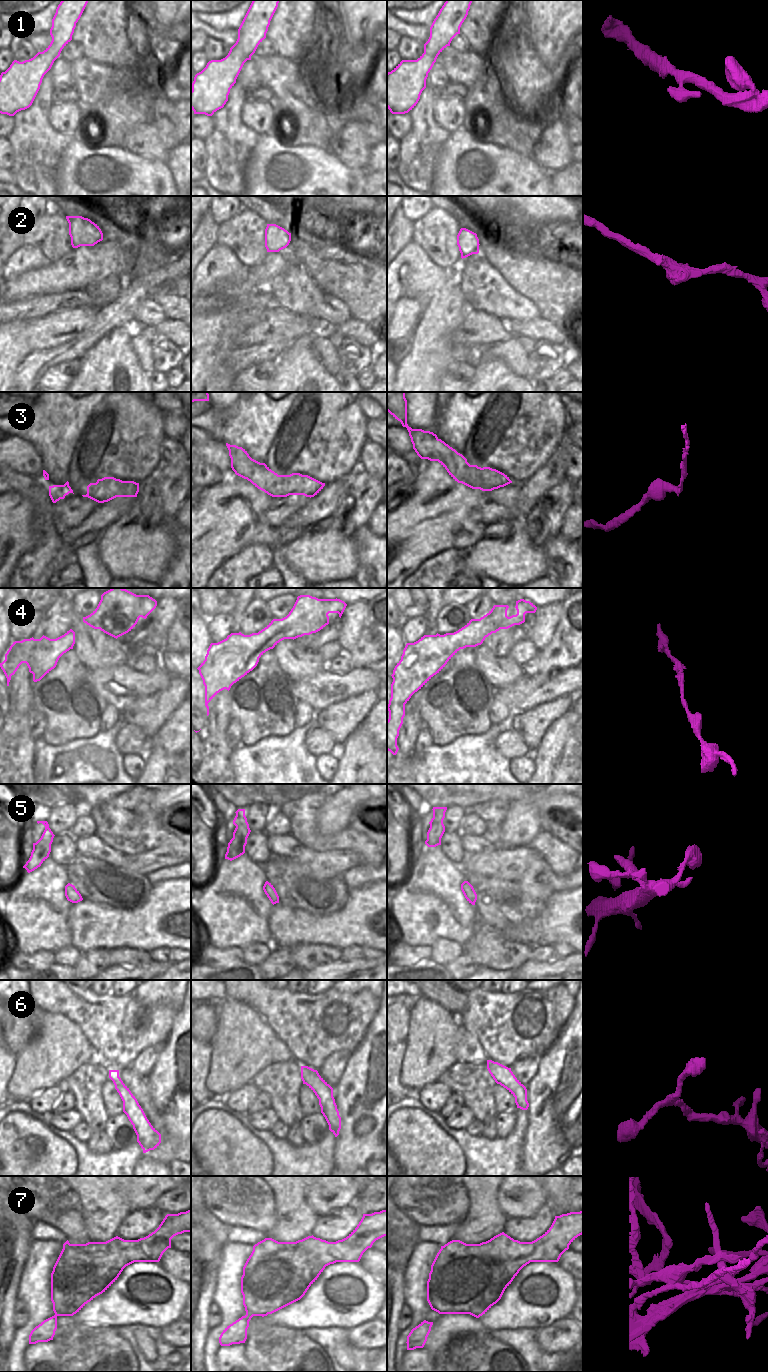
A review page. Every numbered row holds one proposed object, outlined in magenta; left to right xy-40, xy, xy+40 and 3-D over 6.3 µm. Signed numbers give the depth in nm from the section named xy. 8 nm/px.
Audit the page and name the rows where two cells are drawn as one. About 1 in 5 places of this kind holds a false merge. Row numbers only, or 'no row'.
7

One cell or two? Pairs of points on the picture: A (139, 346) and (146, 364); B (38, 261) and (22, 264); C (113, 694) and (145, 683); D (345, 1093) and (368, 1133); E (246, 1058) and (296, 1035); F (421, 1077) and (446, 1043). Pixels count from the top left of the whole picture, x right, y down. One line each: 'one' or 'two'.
A: one
B: one
C: one
D: one
E: two
F: one

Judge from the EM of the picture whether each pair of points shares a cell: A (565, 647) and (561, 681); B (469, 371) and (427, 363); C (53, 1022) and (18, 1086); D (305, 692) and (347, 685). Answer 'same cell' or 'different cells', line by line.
A: different cells
B: different cells
C: same cell
D: same cell

